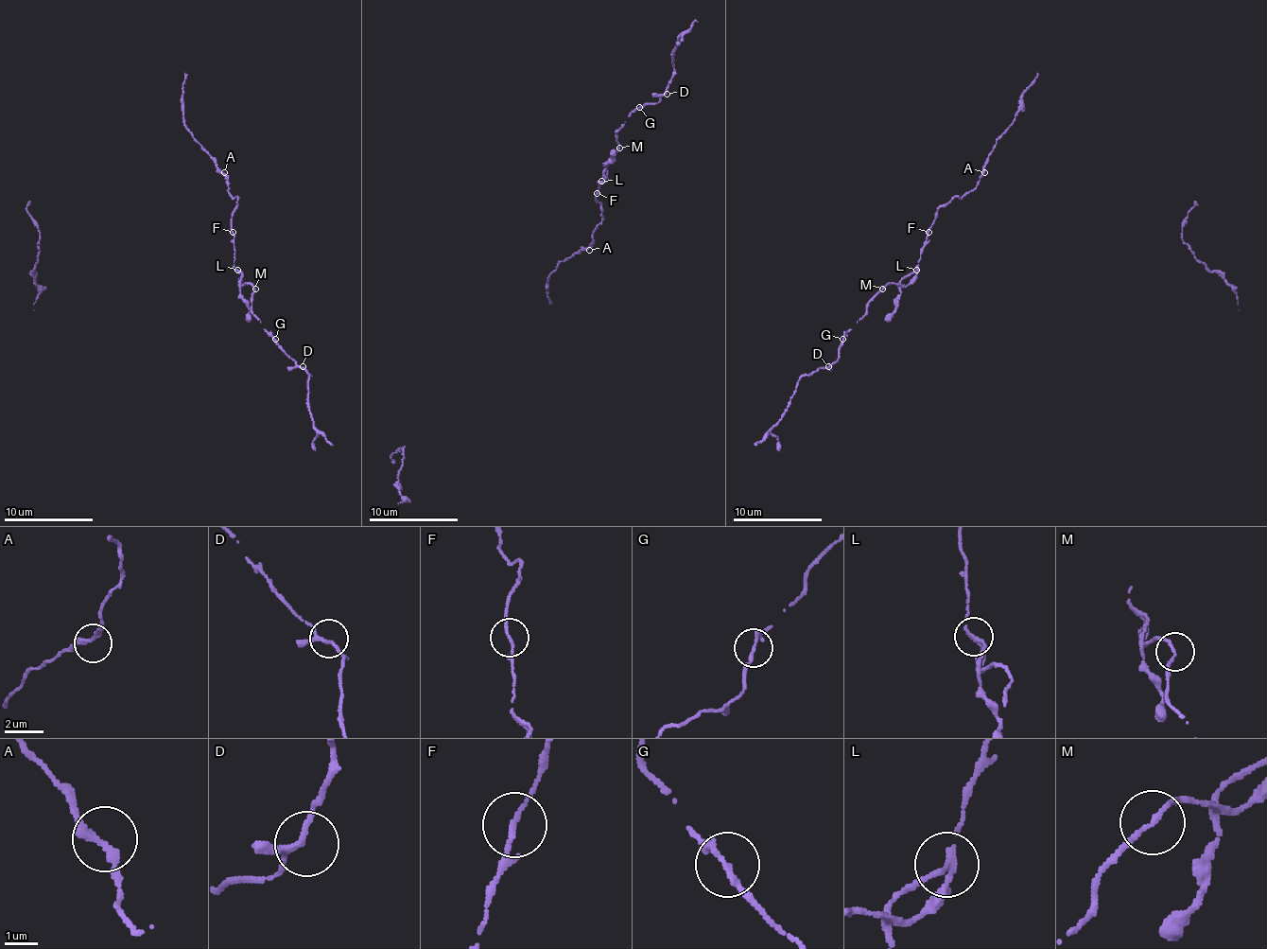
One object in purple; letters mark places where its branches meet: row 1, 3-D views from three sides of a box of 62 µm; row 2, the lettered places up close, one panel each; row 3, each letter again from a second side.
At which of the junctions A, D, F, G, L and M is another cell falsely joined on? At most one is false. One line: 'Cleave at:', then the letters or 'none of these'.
Cleave at: L

